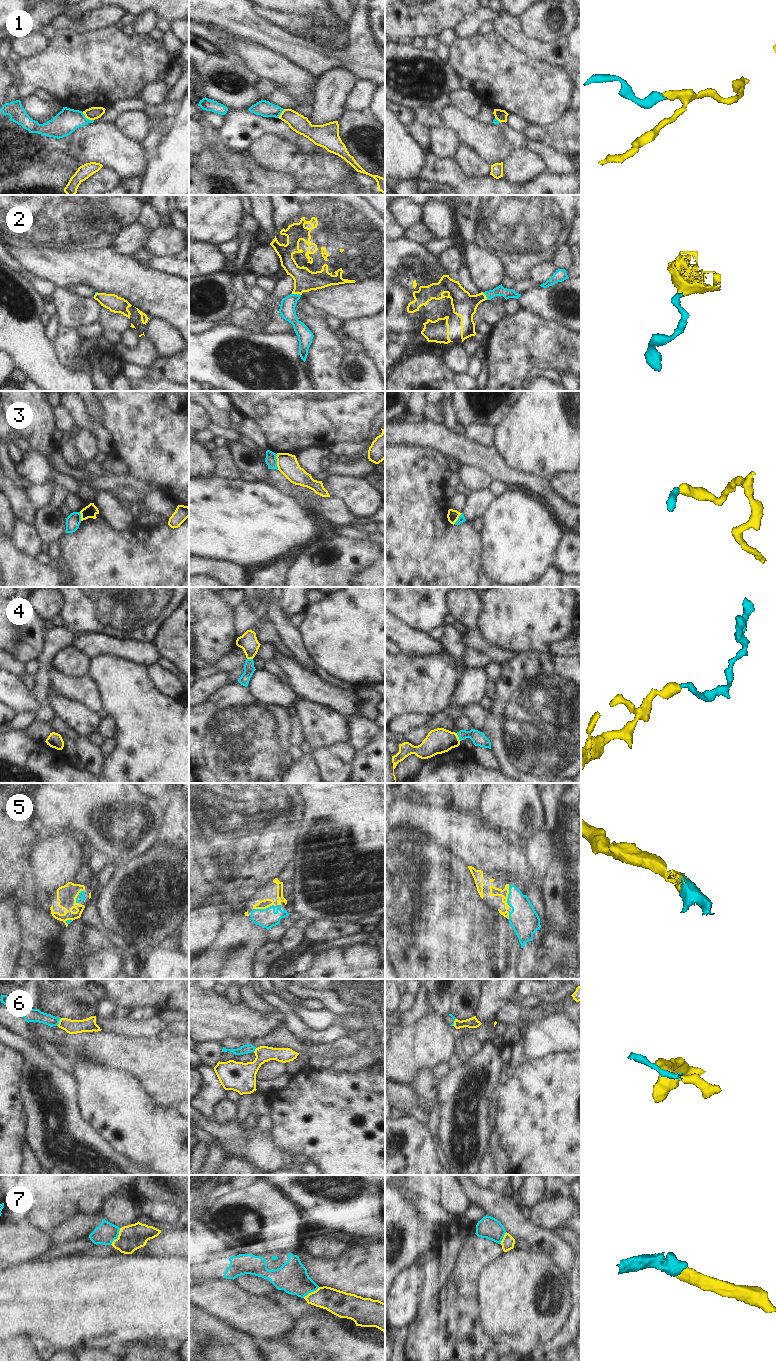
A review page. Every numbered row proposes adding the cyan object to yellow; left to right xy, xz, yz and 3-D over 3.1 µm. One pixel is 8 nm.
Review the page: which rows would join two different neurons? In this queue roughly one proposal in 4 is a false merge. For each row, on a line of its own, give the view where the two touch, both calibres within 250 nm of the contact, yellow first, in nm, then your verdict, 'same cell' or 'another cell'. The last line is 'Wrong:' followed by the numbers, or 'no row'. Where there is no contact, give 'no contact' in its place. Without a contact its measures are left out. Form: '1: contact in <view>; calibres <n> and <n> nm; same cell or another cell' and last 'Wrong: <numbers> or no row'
1: contact in xy; calibres 100 and 190 nm; another cell
2: contact in xz; calibres 180 and 130 nm; same cell
3: contact in xz; calibres 170 and 90 nm; another cell
4: contact in yz; calibres 200 and 110 nm; same cell
5: contact in xz; calibres 80 and 160 nm; same cell
6: contact in xy; calibres 110 and 110 nm; another cell
7: contact in xy; calibres 200 and 170 nm; same cell
Wrong: 1, 3, 6

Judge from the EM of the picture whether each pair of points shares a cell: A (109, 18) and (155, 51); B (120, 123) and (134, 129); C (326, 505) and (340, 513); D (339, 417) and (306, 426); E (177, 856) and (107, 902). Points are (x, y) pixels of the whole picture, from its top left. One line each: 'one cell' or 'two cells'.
A: two cells
B: one cell
C: one cell
D: one cell
E: one cell

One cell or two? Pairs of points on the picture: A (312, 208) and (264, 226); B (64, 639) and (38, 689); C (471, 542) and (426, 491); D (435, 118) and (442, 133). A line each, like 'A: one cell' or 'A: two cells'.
A: two cells
B: one cell
C: one cell
D: two cells

